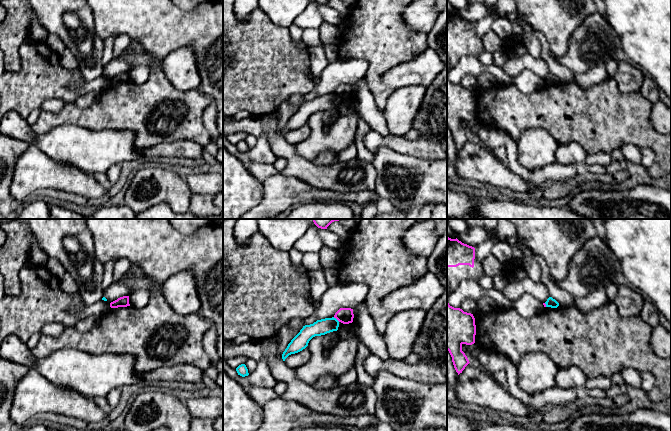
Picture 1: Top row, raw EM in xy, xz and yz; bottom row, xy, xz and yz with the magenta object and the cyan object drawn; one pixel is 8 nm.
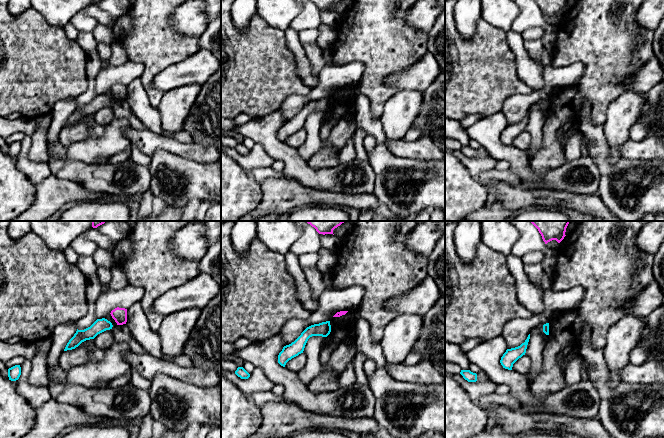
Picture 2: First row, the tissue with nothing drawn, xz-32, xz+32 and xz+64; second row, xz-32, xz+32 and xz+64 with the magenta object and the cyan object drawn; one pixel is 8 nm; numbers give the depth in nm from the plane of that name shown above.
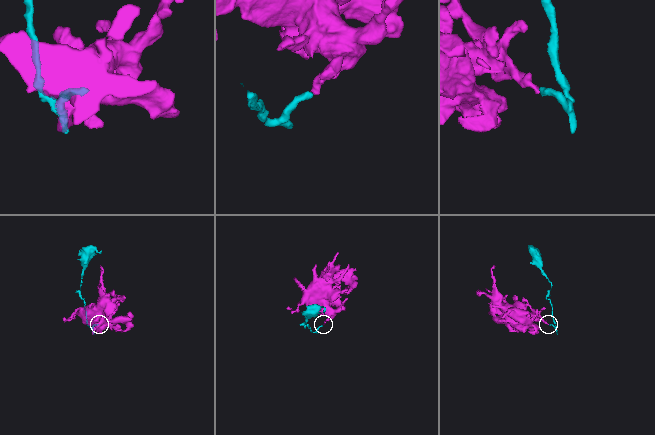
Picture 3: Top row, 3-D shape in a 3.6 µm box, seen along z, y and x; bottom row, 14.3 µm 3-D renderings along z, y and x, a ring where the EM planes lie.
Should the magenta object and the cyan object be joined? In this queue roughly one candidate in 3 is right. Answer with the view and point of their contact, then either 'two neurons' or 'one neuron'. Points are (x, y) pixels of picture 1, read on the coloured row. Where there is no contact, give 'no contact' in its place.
contact xz (336, 318); two neurons

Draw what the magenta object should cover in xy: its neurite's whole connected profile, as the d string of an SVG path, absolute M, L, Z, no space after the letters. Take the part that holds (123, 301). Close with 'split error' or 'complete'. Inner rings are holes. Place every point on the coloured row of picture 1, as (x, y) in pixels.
M123 296L110 303L111 308L127 307L129 304L129 296Z | complete

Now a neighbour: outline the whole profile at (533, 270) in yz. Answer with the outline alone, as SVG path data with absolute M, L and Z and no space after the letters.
M524 242L523 252L523 264L525 266L525 271L527 277L535 282L541 282L542 269L540 265L532 258L533 251L531 248Z

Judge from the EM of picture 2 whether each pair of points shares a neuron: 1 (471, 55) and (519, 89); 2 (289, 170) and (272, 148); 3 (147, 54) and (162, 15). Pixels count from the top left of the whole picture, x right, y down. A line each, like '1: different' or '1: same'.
1: same
2: same
3: same

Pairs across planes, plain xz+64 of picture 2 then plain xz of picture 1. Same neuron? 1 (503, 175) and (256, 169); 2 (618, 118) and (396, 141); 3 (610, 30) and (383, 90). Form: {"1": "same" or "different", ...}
{"1": "same", "2": "different", "3": "same"}

